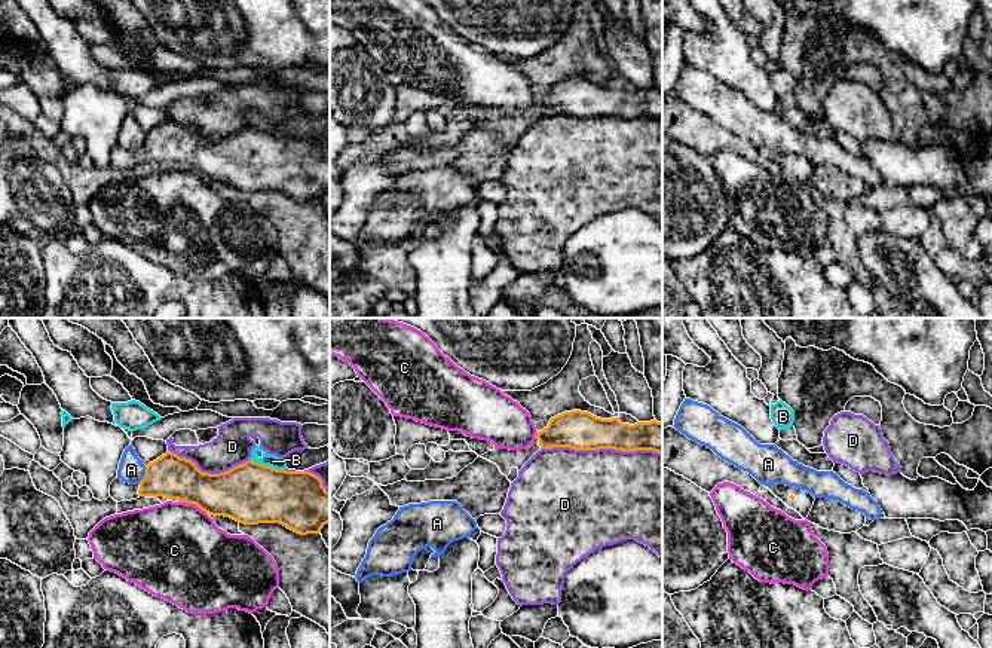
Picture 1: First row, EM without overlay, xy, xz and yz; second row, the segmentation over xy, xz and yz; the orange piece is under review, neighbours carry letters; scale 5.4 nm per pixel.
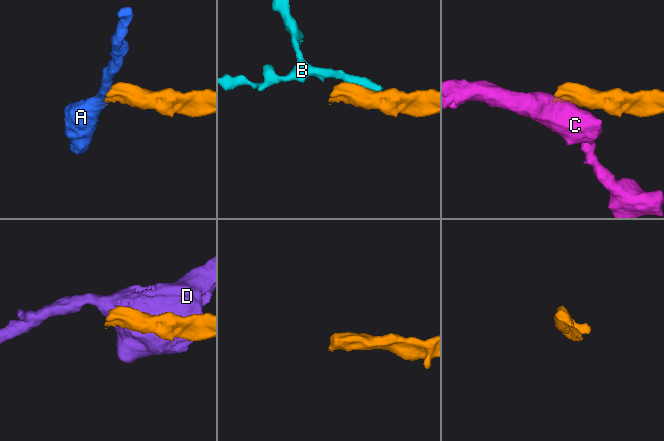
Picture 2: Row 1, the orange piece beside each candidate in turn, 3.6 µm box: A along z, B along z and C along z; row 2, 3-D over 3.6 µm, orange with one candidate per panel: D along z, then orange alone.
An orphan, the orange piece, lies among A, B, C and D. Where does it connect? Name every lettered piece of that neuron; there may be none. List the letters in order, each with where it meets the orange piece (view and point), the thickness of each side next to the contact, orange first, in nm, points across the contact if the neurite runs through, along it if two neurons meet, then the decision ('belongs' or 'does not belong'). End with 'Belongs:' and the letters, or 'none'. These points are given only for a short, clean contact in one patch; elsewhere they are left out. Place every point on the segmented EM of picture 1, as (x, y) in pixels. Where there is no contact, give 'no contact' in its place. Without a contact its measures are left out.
A: meets orange in xy at (144, 476); 240 nm thick on the orange side, 140 nm on the other; border along xy (146, 467), (146, 474), (138, 483); does not belong
B: meets orange in xy at (268, 465); 320 nm thick on the orange side, 70 nm on the other; does not belong
C: meets orange in xy at (192, 503); 260 nm thick on the orange side, 480 nm on the other; border along xy (178, 500), (196, 504), (205, 513); does not belong
D: meets orange in xz at (602, 448); 220 nm thick on the orange side, 480 nm on the other; does not belong
Belongs: none

